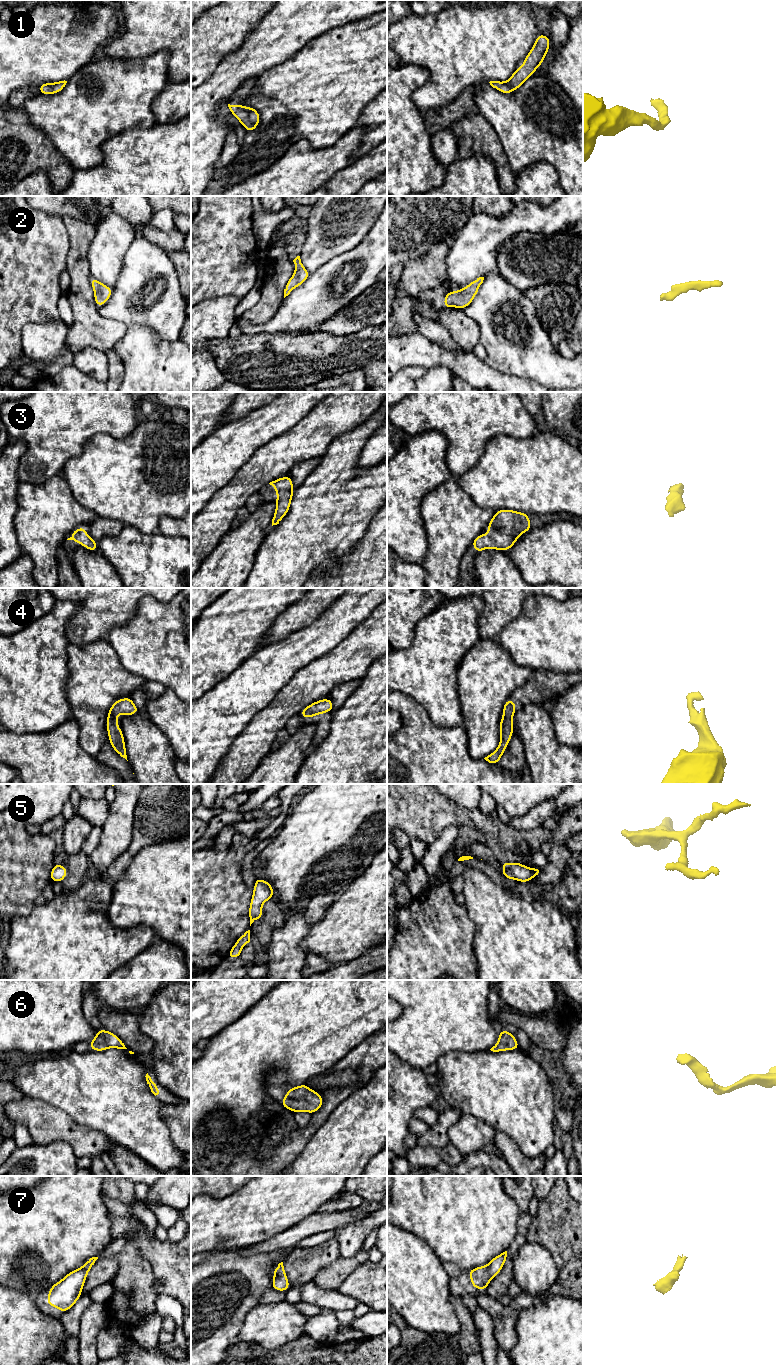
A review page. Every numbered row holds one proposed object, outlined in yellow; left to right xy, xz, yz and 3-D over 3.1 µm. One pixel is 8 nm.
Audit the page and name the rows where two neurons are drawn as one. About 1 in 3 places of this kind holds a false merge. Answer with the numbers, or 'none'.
none

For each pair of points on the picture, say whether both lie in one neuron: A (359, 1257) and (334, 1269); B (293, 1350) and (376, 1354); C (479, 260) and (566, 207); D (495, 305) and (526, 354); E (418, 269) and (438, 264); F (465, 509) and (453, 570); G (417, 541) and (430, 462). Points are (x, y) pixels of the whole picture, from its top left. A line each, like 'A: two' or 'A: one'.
A: one
B: one
C: one
D: one
E: one
F: one
G: one

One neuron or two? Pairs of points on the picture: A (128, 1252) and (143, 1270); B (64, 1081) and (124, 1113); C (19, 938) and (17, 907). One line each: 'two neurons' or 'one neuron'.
A: one neuron
B: one neuron
C: two neurons

